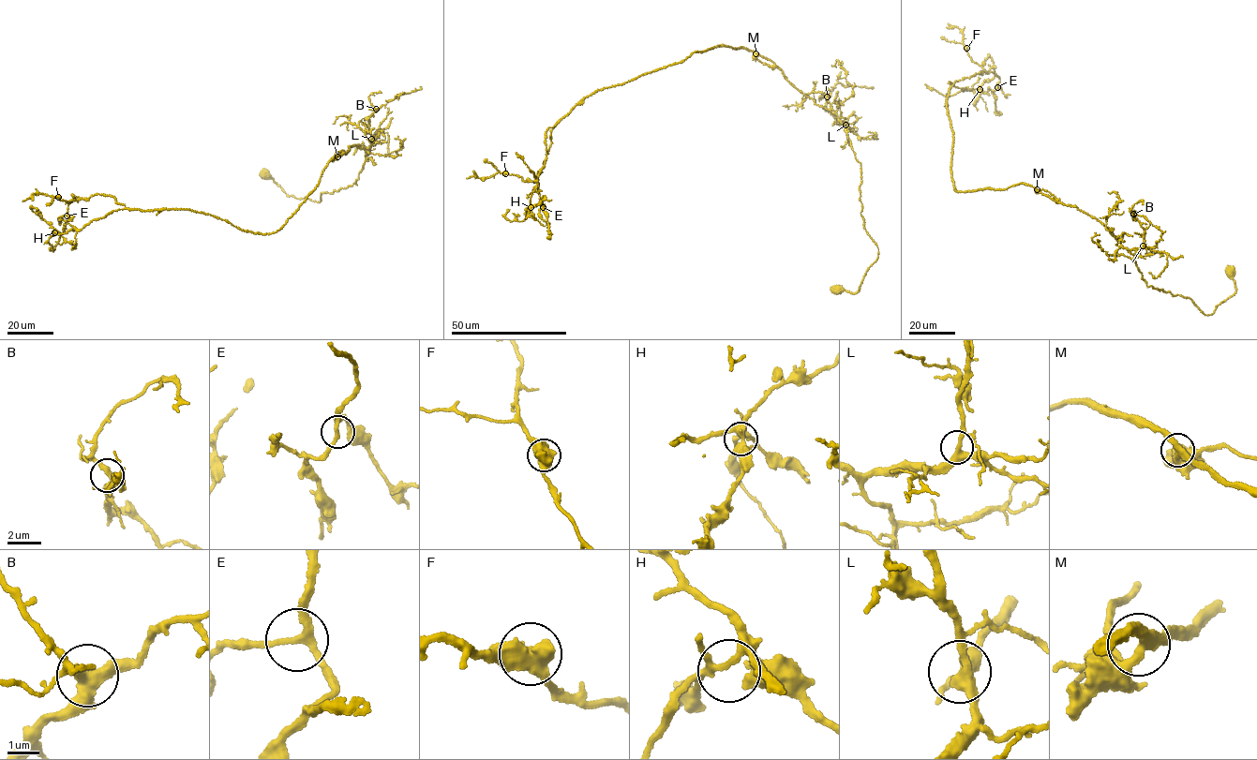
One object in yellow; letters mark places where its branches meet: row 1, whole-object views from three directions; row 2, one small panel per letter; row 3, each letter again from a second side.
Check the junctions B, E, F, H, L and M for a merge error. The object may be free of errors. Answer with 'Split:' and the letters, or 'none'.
Split: none

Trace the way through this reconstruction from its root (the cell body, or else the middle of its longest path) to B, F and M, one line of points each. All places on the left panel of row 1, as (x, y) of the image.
B: (265, 175), (288, 195), (318, 202), (321, 192), (357, 184), (372, 141), (366, 118), (376, 109)
F: (265, 175), (319, 202), (357, 184), (368, 152), (332, 158), (268, 233), (58, 197)
M: (265, 175), (288, 195), (319, 202), (321, 192), (357, 184), (368, 152), (354, 145), (337, 156)

